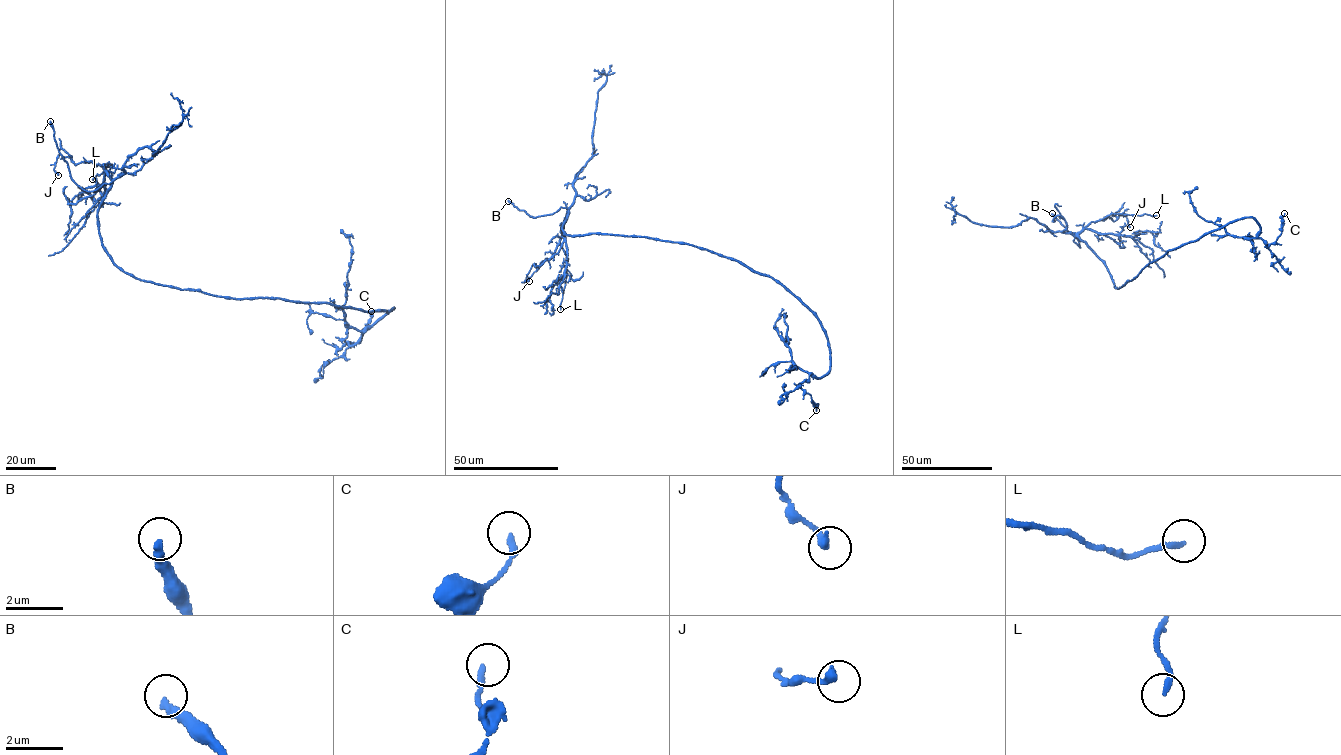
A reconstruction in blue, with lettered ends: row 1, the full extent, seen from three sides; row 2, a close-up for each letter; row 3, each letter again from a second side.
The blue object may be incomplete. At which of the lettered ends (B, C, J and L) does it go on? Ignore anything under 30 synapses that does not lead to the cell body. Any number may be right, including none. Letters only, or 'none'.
B

